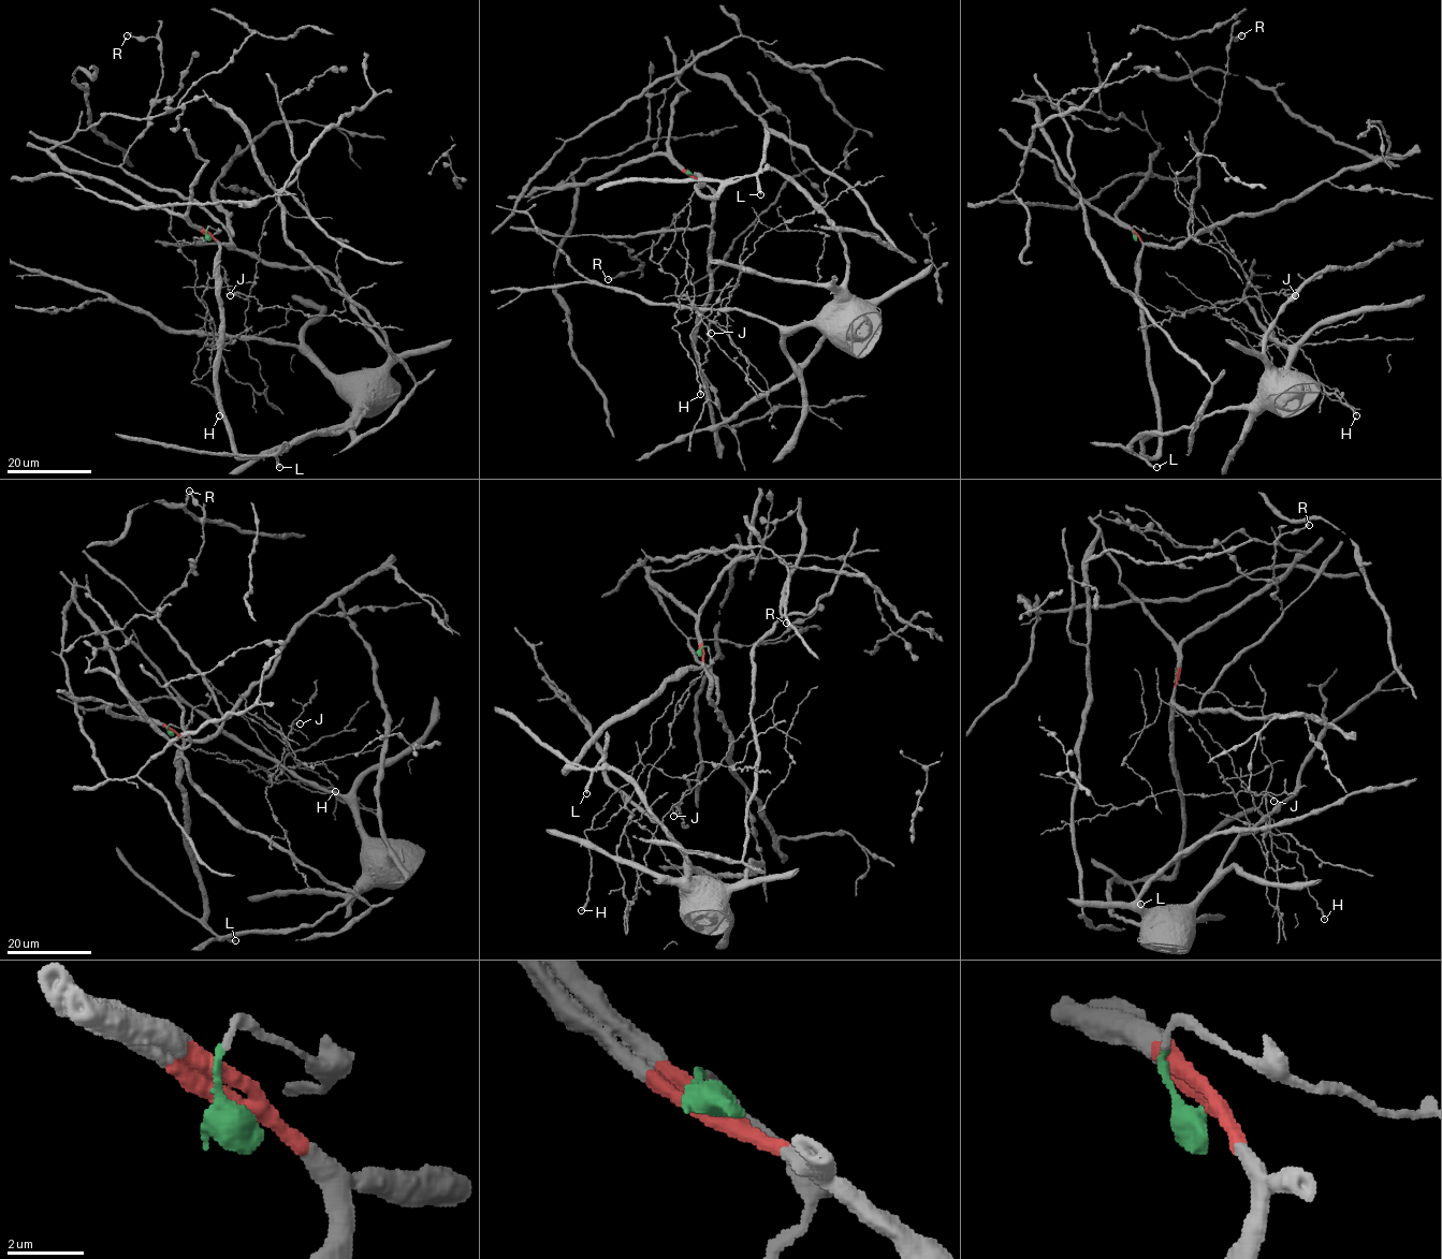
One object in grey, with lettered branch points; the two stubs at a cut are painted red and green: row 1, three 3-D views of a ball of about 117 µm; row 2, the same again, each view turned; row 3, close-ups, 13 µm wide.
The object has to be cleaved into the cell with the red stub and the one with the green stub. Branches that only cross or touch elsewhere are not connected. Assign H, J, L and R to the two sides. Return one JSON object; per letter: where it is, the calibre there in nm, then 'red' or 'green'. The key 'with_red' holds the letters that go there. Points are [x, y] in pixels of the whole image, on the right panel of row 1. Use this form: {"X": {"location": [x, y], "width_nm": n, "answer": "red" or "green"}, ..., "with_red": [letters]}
{"H": {"location": [1356, 415], "width_nm": 220, "answer": "green"}, "J": {"location": [1295, 295], "width_nm": 160, "answer": "green"}, "L": {"location": [1156, 467], "width_nm": 300, "answer": "red"}, "R": {"location": [1241, 35], "width_nm": 360, "answer": "red"}, "with_red": ["L", "R"]}

